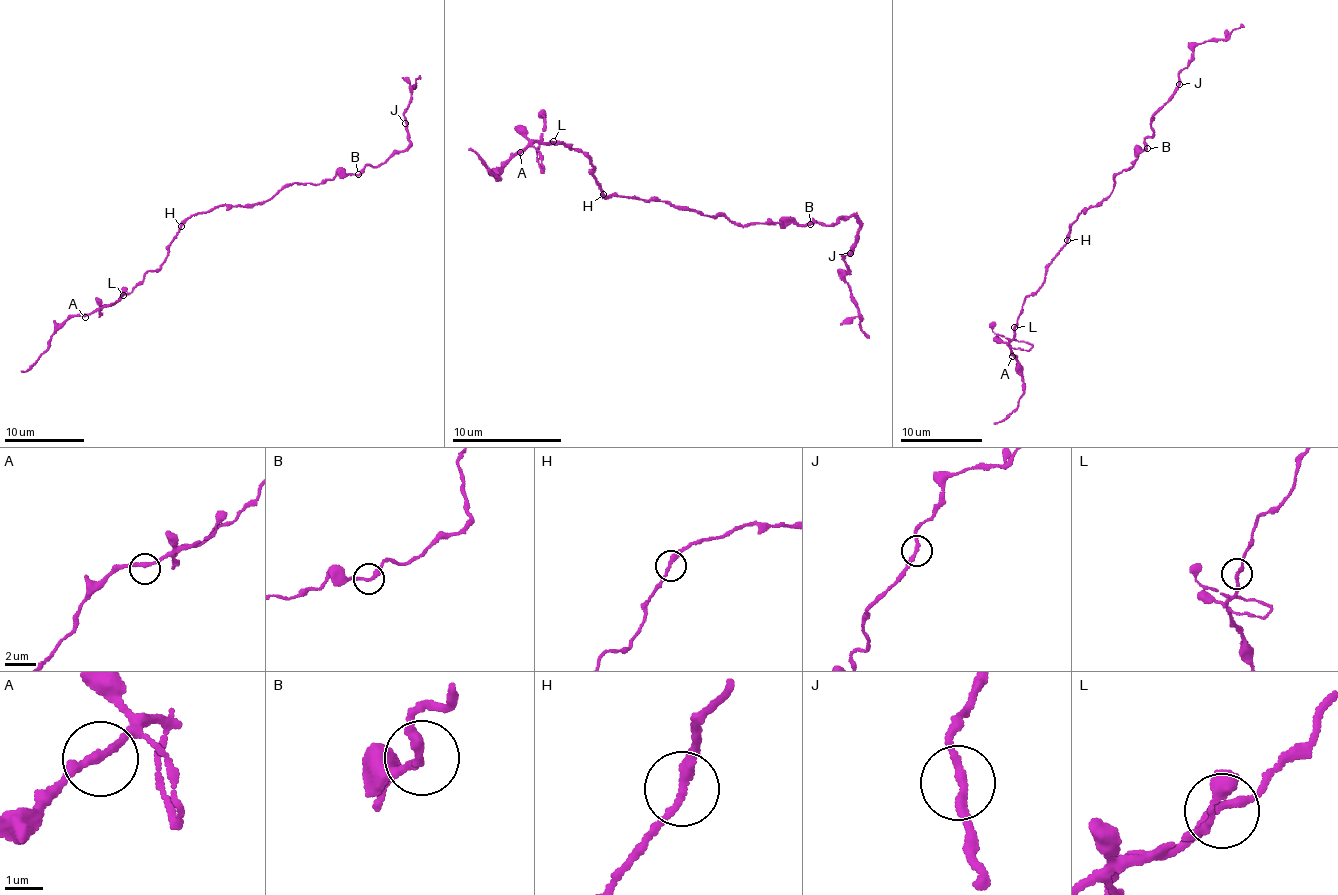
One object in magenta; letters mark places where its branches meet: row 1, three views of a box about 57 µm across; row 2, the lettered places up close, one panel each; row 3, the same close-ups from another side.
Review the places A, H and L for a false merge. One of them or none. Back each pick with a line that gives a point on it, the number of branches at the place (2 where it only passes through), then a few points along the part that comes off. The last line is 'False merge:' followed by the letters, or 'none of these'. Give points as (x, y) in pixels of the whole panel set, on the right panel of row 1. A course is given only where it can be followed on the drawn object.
False merge: none of these

